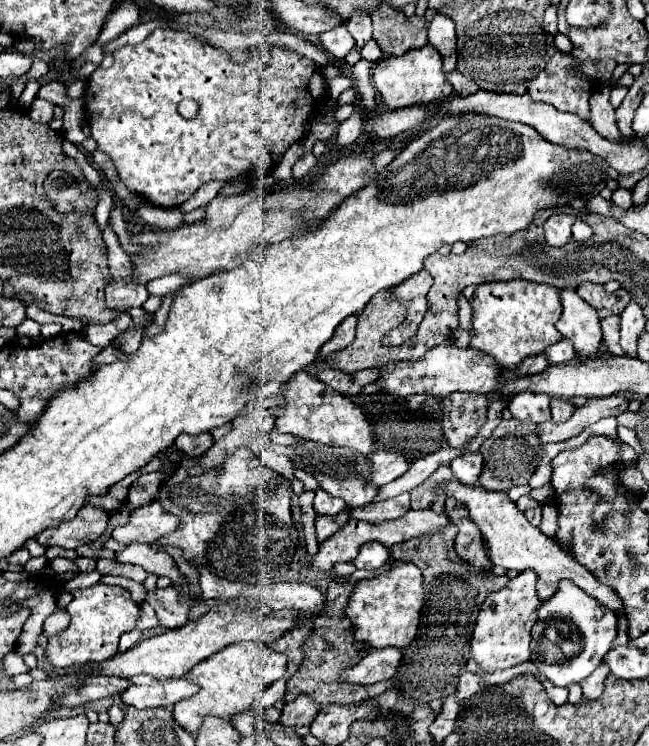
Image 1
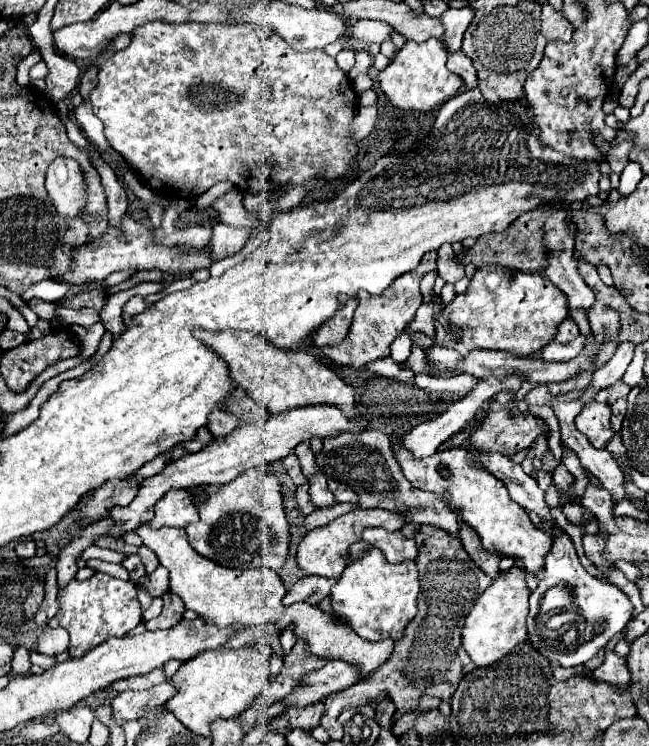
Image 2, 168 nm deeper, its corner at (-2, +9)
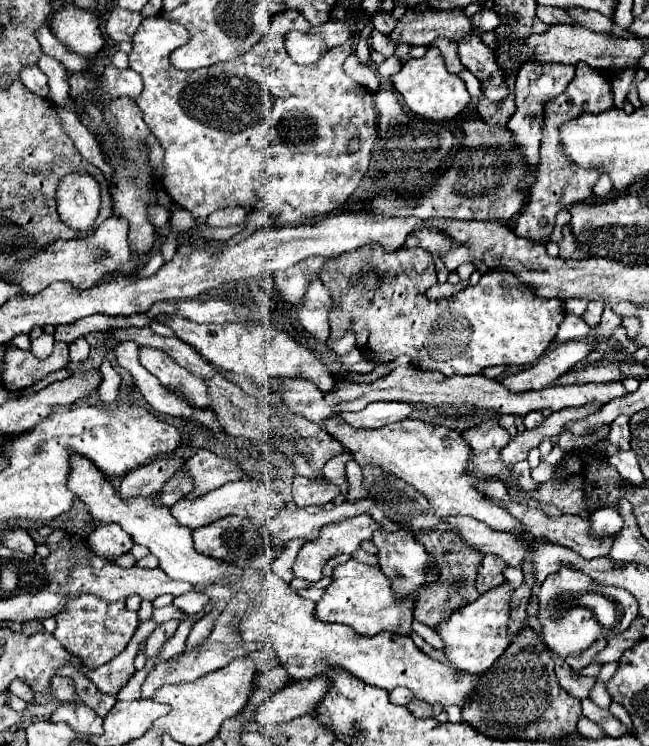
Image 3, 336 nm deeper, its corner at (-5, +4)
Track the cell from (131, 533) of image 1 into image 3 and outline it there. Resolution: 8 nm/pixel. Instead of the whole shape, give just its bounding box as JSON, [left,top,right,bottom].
[172,480,286,530]

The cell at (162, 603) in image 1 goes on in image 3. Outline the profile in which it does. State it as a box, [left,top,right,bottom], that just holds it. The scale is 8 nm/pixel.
[146,620,180,660]

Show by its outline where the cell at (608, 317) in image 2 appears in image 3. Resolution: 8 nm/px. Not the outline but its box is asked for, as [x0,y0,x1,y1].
[582,304,604,326]

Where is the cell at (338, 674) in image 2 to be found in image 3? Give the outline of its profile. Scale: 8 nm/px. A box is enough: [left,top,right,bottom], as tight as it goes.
[256,678,328,726]

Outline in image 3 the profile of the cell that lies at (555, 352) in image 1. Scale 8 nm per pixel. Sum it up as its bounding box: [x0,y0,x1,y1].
[558,314,590,342]

